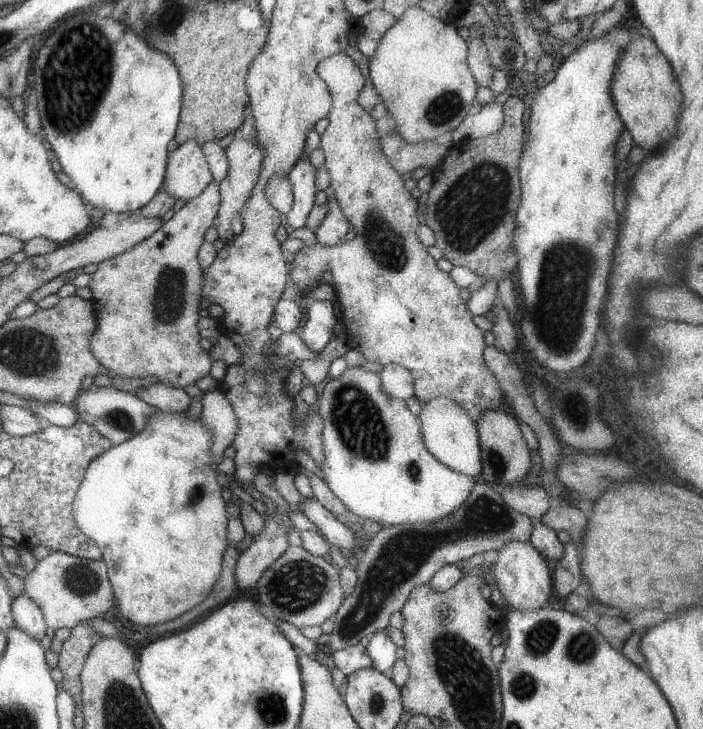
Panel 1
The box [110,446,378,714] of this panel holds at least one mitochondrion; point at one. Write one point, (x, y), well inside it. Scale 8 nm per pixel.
(299, 584)

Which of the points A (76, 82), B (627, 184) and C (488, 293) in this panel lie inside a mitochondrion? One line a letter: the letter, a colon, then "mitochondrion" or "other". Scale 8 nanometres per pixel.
A: mitochondrion
B: other
C: other

